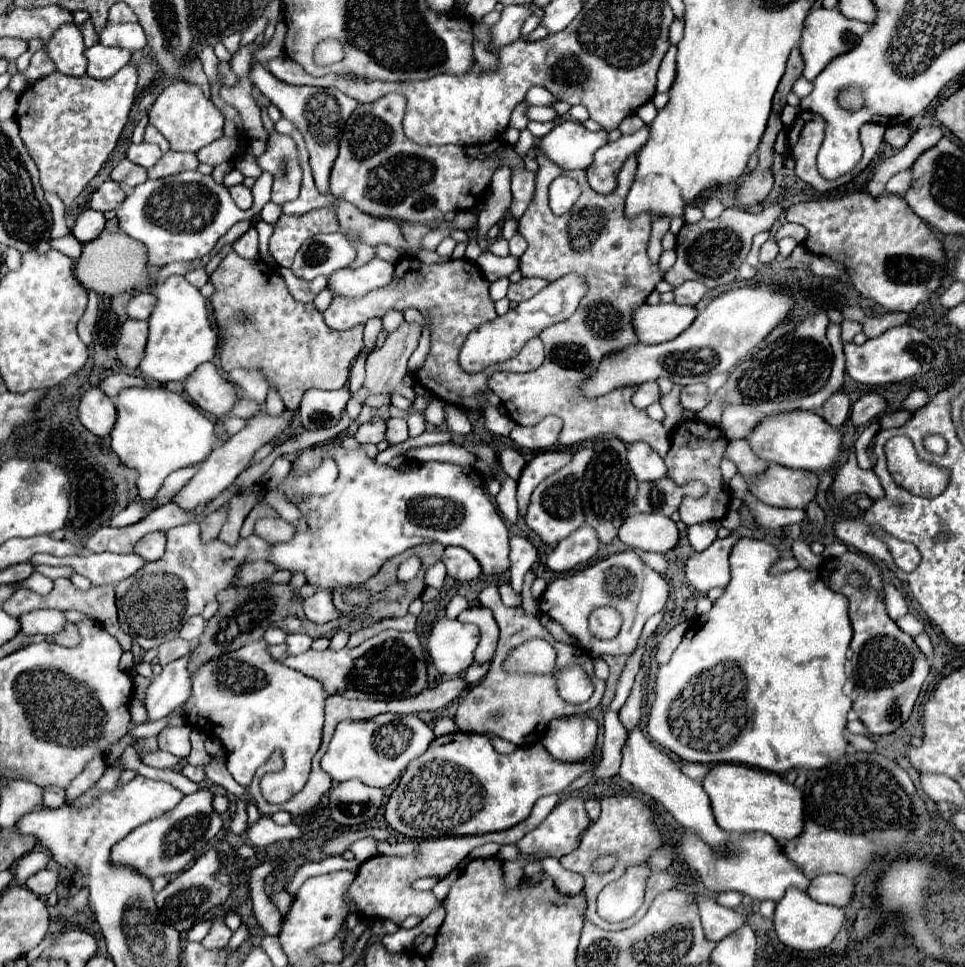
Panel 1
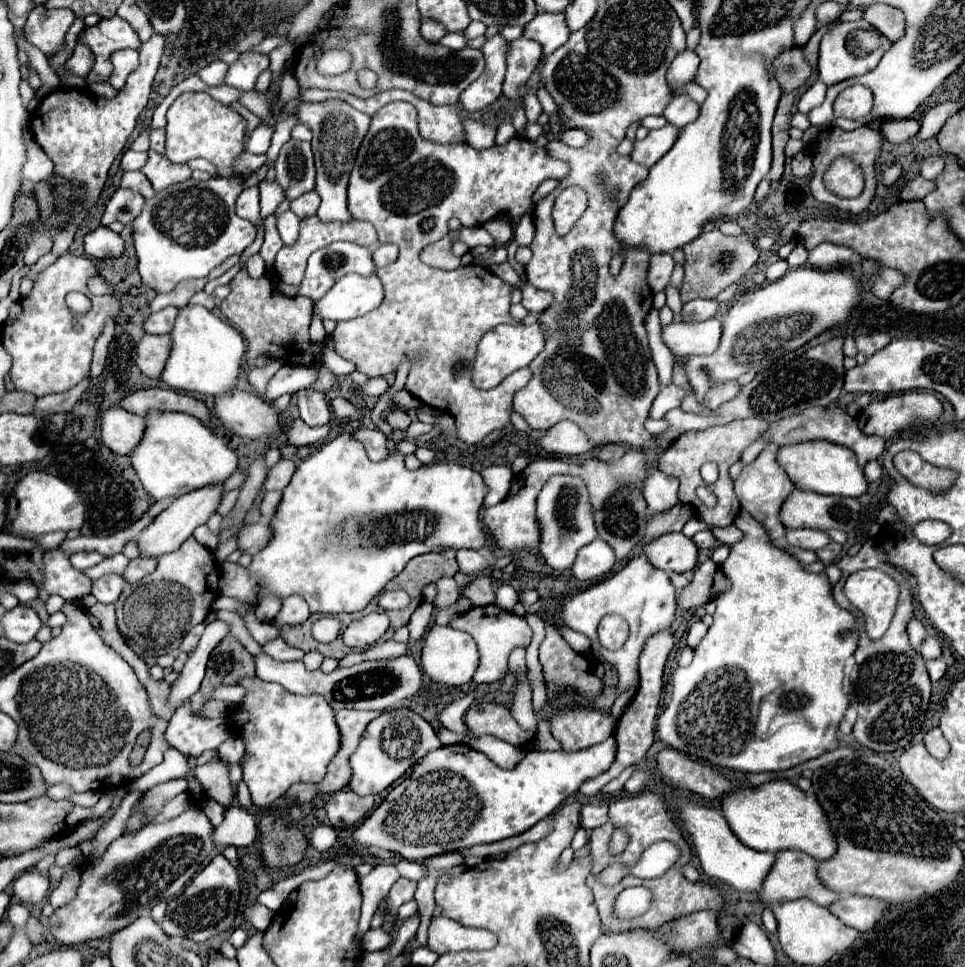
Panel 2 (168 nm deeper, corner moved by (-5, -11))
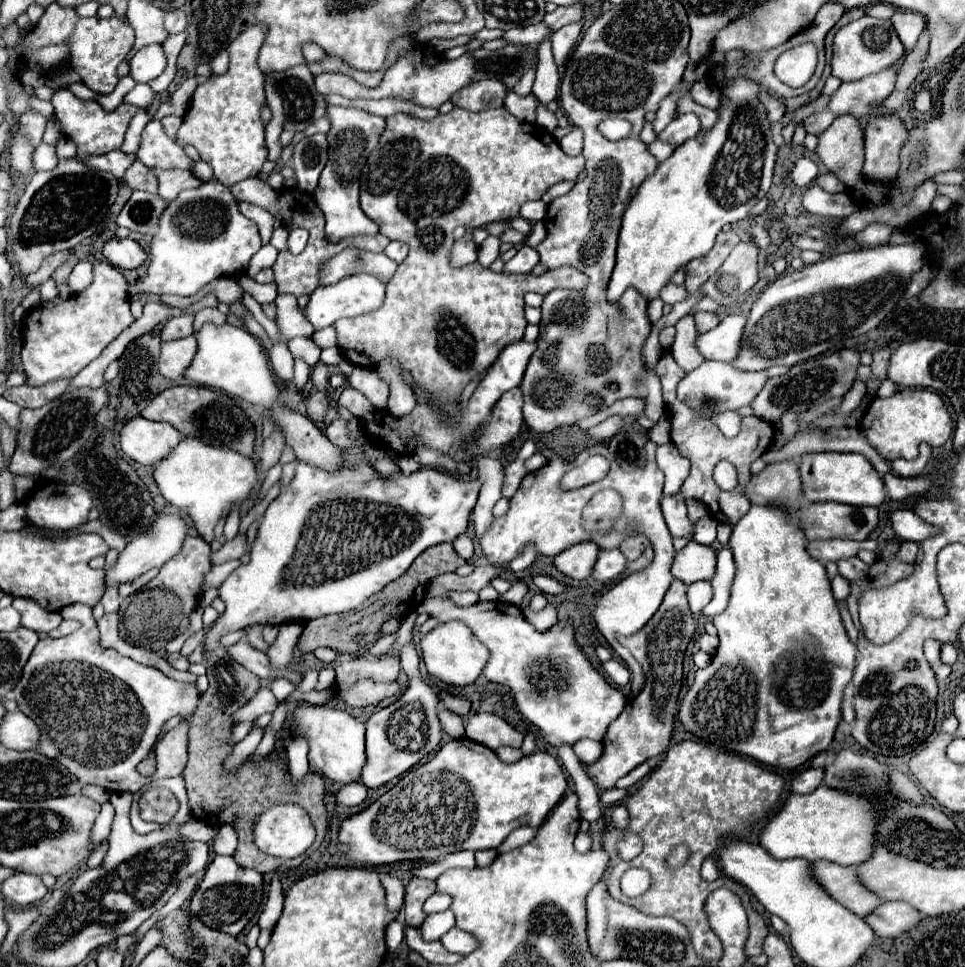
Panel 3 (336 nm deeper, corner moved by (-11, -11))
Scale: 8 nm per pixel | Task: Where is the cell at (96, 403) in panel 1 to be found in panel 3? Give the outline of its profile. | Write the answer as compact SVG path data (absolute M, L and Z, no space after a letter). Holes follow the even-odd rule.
M134 417L122 427L120 447L136 463L154 467L158 461L162 461L174 451L180 439L182 435L168 423Z

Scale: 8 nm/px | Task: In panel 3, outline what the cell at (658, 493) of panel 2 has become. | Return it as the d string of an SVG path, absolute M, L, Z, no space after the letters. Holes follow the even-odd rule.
M664 497L662 513L672 537L690 537L694 533L694 527L686 517L686 503L682 497Z

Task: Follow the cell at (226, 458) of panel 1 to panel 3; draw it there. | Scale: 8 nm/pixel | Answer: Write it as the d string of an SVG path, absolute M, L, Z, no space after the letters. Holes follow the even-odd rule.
M164 515L164 517L156 519L154 525L146 533L142 533L140 537L134 537L126 545L126 549L122 551L118 561L106 571L106 577L104 577L106 587L108 585L120 585L120 583L126 583L126 581L134 581L138 575L150 571L152 567L162 567L168 559L172 559L180 551L184 535L186 535L186 523L184 523L182 517Z

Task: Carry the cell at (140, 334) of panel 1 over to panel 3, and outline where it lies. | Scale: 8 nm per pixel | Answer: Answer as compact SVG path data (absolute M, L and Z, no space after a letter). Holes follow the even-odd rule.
M184 337L178 341L162 343L162 355L158 361L158 369L166 379L180 381L184 377L184 371L188 369L188 363L192 363L192 357L196 355L196 337Z

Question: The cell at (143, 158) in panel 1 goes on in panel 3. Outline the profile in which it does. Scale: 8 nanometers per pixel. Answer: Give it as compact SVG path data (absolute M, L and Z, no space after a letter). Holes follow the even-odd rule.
M112 151L112 153L104 153L104 155L96 155L96 157L84 157L84 163L90 169L96 171L108 171L112 175L116 175L118 179L124 177L126 169L132 165L132 161L136 159L136 155L126 155L122 151Z

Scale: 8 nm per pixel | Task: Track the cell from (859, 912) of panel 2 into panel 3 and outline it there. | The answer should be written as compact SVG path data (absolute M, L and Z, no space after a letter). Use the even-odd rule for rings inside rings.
M886 901L866 917L878 937L900 937L920 925L922 919L924 917L904 901Z

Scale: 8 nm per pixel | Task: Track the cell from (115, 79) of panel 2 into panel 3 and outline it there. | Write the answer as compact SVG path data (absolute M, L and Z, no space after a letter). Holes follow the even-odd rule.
M148 45L144 49L140 49L132 63L130 63L130 75L138 81L138 83L148 83L152 79L156 79L166 67L166 53L162 49L162 45Z

